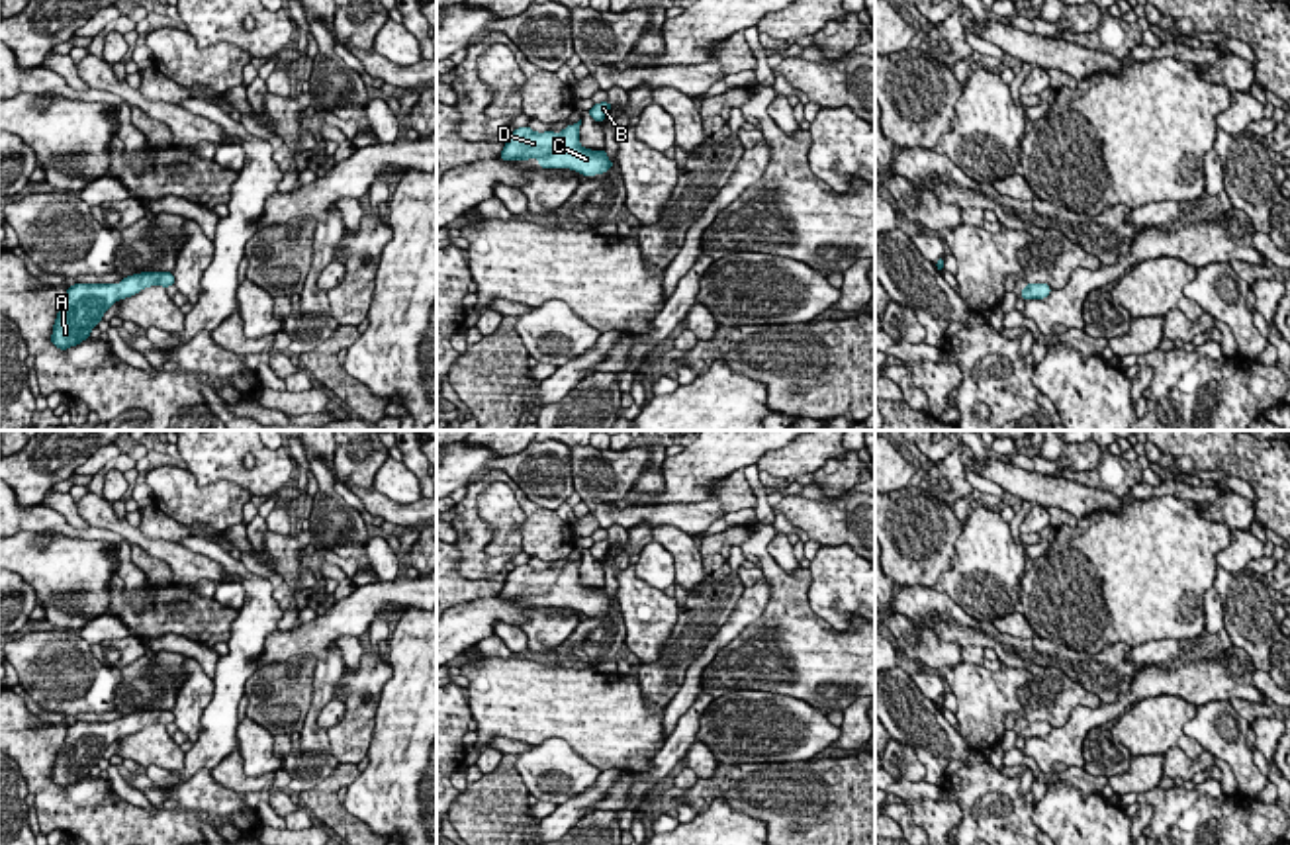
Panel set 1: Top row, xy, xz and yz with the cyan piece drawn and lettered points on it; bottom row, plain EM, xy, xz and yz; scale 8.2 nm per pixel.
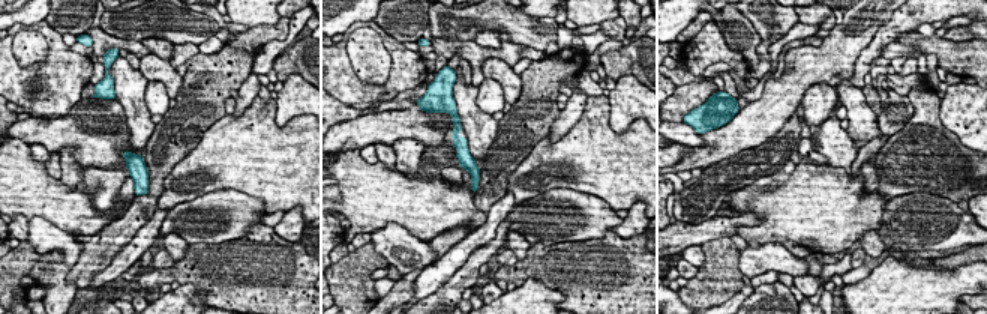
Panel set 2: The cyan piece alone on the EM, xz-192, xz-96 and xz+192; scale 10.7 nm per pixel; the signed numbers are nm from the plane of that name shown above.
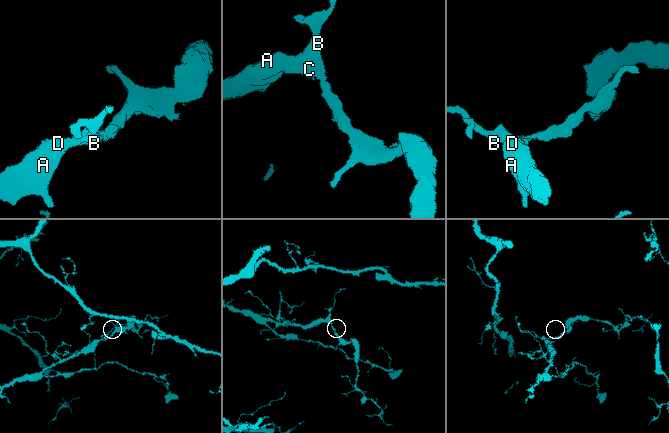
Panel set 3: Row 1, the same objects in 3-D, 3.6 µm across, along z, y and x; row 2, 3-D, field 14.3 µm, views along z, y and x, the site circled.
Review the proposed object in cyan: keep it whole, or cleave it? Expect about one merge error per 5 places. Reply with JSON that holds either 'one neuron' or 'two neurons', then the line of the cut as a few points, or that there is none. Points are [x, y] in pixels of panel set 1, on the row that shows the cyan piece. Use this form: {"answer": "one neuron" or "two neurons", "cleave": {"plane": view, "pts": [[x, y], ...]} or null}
{"answer": "one neuron", "cleave": null}

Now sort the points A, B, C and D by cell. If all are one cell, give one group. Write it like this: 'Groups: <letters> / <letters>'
Groups: A B C D

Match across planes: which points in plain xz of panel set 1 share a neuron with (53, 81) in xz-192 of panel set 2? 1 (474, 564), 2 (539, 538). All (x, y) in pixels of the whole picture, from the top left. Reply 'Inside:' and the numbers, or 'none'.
Inside: 1, 2

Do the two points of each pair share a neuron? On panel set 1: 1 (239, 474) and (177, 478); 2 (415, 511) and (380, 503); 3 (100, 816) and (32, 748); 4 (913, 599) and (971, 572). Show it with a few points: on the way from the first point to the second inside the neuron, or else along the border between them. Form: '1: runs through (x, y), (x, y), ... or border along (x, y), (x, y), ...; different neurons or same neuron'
1: border along (181, 462), (200, 486), (233, 482), (239, 488); different neurons
2: runs through (408, 511), (388, 509); same neuron
3: runs through (77, 810), (67, 808), (38, 779), (38, 771); same neuron
4: border along (934, 587), (971, 615); different neurons

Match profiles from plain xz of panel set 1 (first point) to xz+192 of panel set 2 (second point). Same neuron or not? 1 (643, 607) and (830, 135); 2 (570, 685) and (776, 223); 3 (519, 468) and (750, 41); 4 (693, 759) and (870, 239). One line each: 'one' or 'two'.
1: one
2: one
3: one
4: one

